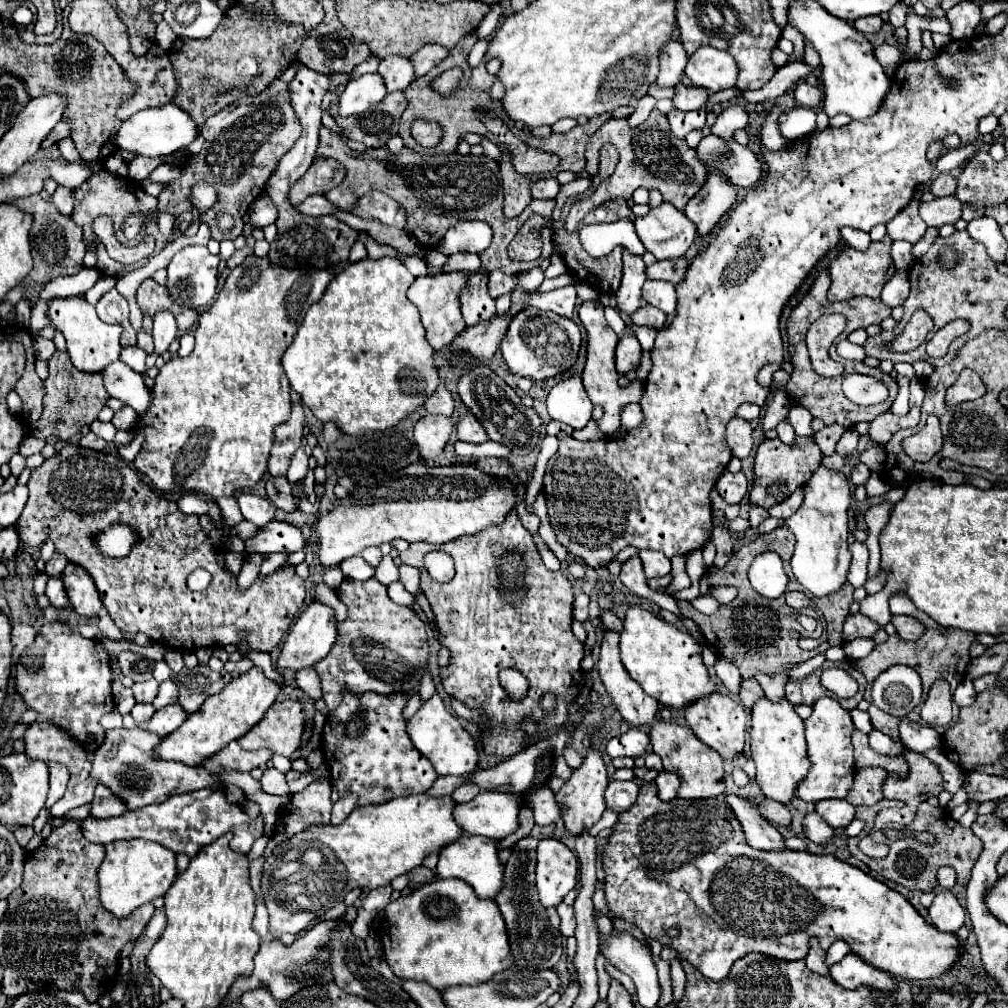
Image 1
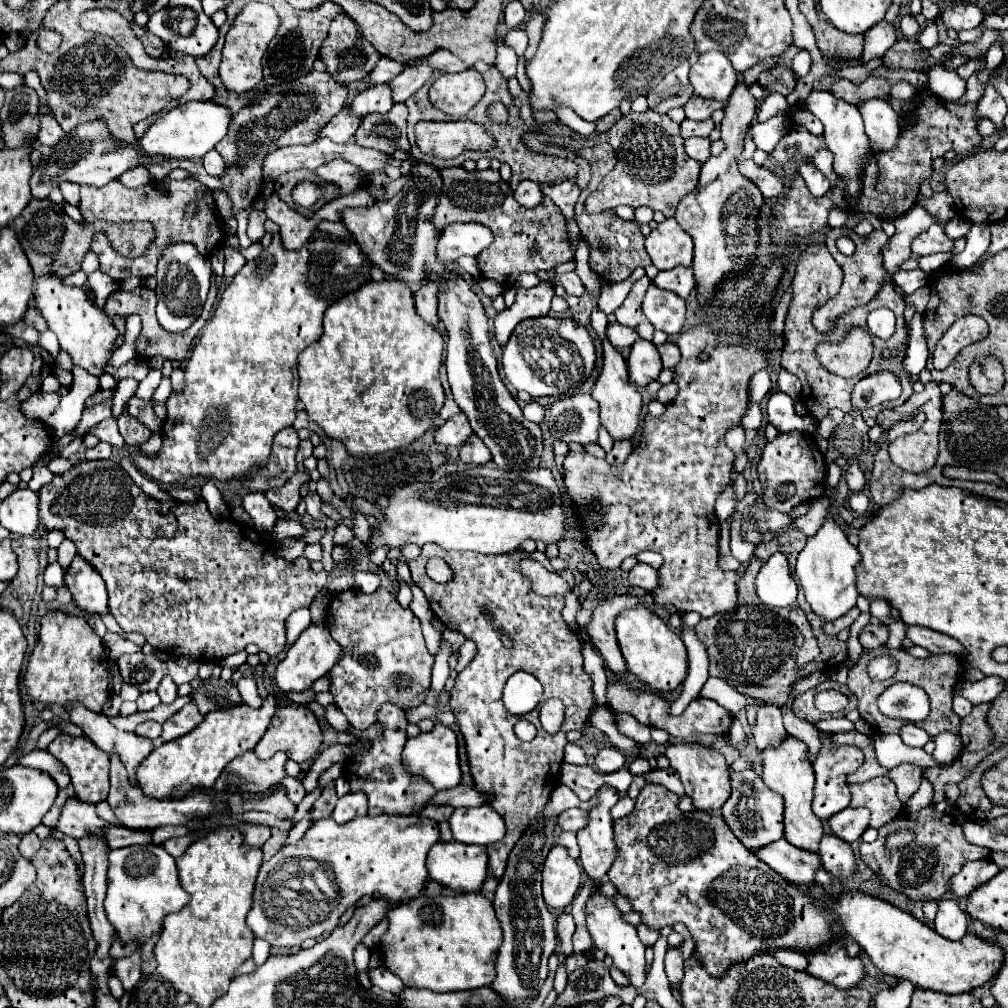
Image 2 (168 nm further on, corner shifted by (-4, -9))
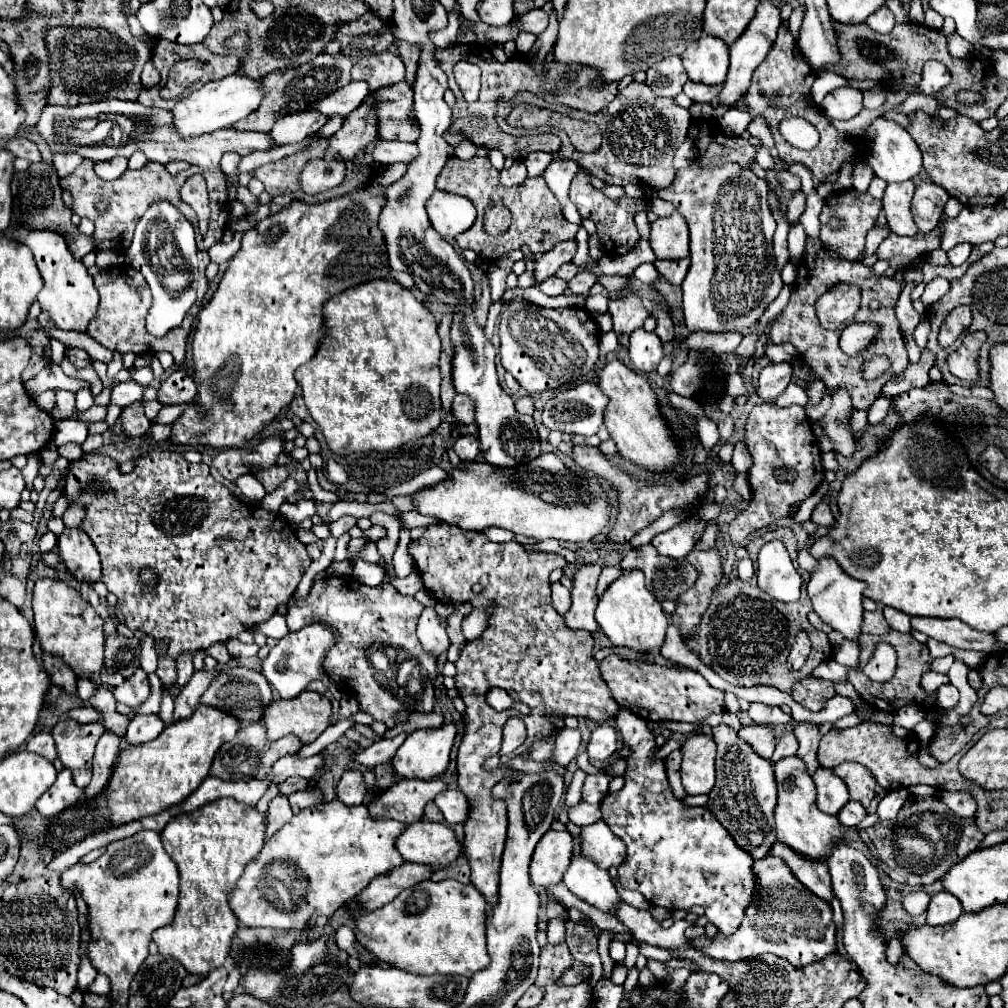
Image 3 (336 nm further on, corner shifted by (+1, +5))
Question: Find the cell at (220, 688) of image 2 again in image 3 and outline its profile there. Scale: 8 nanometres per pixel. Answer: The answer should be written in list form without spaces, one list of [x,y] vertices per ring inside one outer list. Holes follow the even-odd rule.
[[[238,666],[238,668],[232,668],[228,672],[222,672],[210,684],[210,688],[206,690],[206,694],[200,700],[206,706],[214,706],[214,708],[224,710],[226,714],[234,716],[242,726],[248,726],[248,724],[254,724],[254,722],[262,720],[262,714],[264,714],[266,706],[274,700],[274,694],[272,694],[270,684],[266,682],[266,678],[258,670]]]

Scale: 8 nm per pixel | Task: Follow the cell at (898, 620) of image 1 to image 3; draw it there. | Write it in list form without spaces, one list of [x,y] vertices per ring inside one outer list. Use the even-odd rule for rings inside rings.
[[[912,618],[912,628],[918,632],[924,632],[926,636],[934,640],[942,640],[956,648],[968,648],[968,650],[980,650],[980,652],[992,652],[994,648],[1000,648],[1002,644],[996,640],[996,634],[982,634],[966,622],[958,618],[942,620],[942,618]]]

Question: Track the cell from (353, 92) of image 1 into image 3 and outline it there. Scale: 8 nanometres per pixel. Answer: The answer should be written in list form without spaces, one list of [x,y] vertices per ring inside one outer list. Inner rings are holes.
[[[306,112],[306,114],[290,114],[274,124],[274,128],[268,132],[274,146],[284,146],[284,144],[296,144],[302,142],[306,136],[318,132],[324,126],[324,116],[316,112]]]

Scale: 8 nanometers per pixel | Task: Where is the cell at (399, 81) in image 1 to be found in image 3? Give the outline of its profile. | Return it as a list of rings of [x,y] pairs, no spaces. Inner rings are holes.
[[[350,82],[342,90],[336,90],[334,94],[308,104],[304,112],[320,112],[324,116],[332,116],[332,114],[348,116],[352,110],[356,110],[366,100],[368,94],[370,90],[366,82]]]

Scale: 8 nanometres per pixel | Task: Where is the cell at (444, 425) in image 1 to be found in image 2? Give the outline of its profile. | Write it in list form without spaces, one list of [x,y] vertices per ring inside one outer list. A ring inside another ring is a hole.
[[[457,414],[453,418],[449,418],[443,426],[439,426],[435,430],[435,444],[441,448],[441,450],[447,450],[449,446],[461,446],[469,440],[471,436],[471,426],[469,426],[469,420],[467,416]]]

